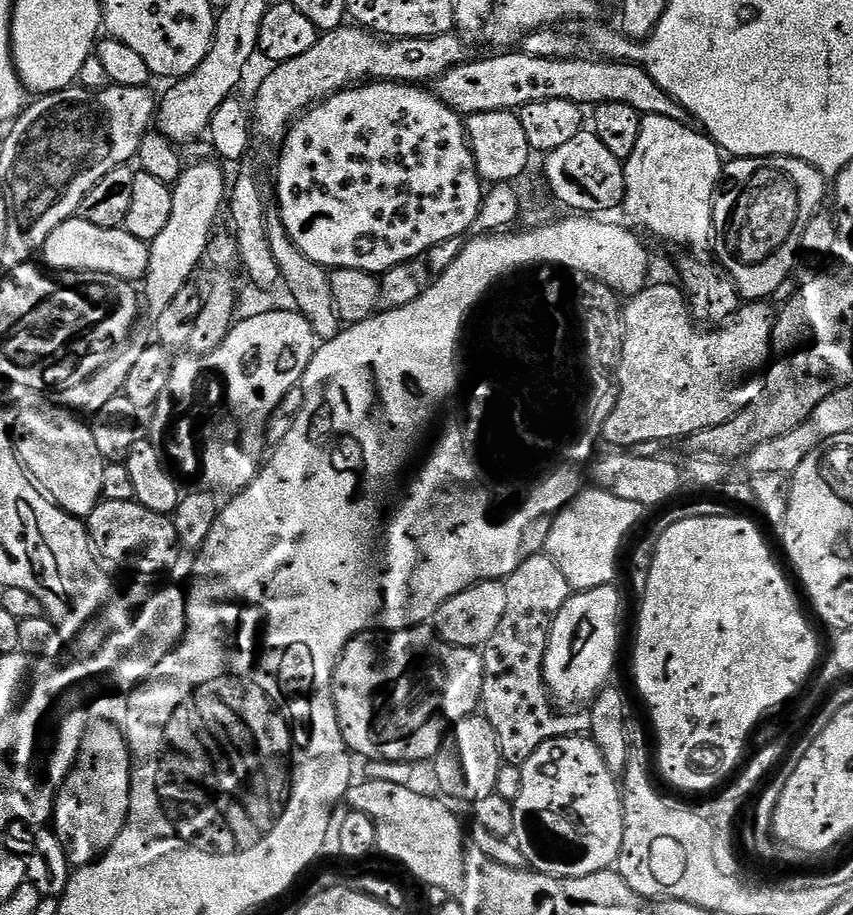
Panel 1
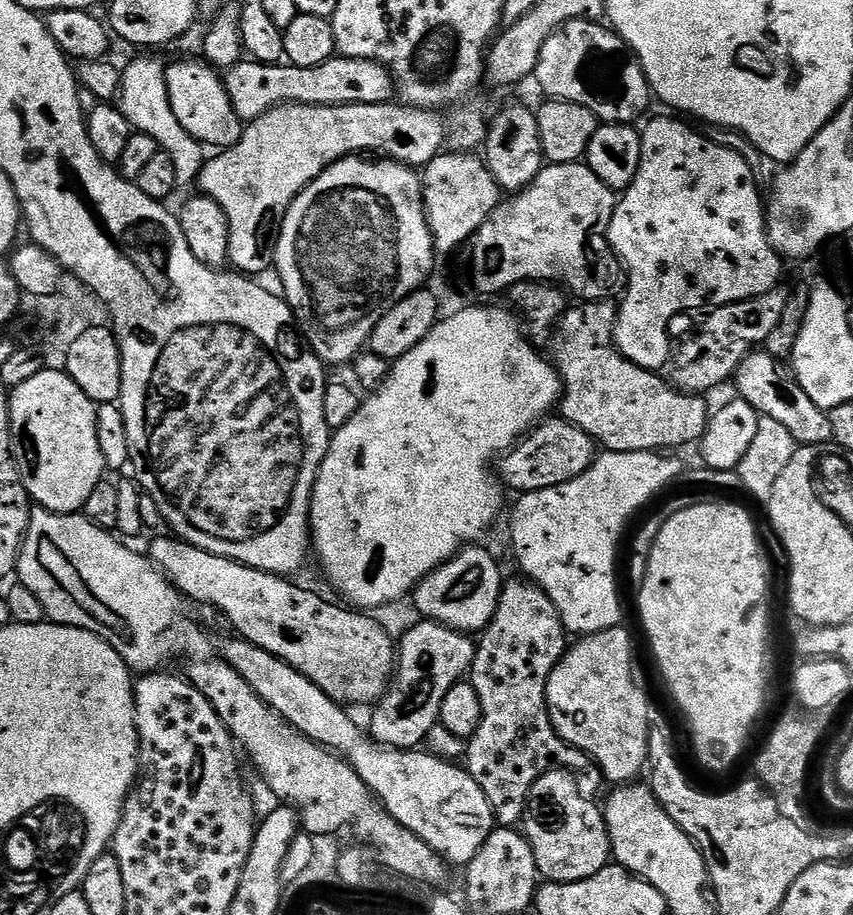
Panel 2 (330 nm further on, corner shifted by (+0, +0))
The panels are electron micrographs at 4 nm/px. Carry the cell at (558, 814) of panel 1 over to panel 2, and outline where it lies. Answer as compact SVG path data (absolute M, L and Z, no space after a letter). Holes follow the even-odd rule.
M568 770L544 772L536 779L534 786L528 791L528 800L524 804L522 817L522 831L536 859L536 871L545 881L553 884L582 882L598 874L598 870L608 867L612 850L601 805L587 800L583 790L580 789L579 782L570 773L564 771Z

